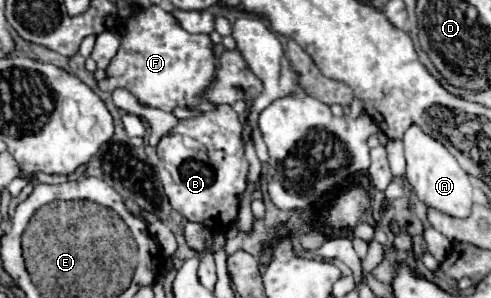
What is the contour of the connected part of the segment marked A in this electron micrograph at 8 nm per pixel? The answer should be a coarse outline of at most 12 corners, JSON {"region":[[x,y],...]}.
{"region":[[418,126],[404,134],[406,178],[454,218],[472,208],[472,182],[446,146]]}

